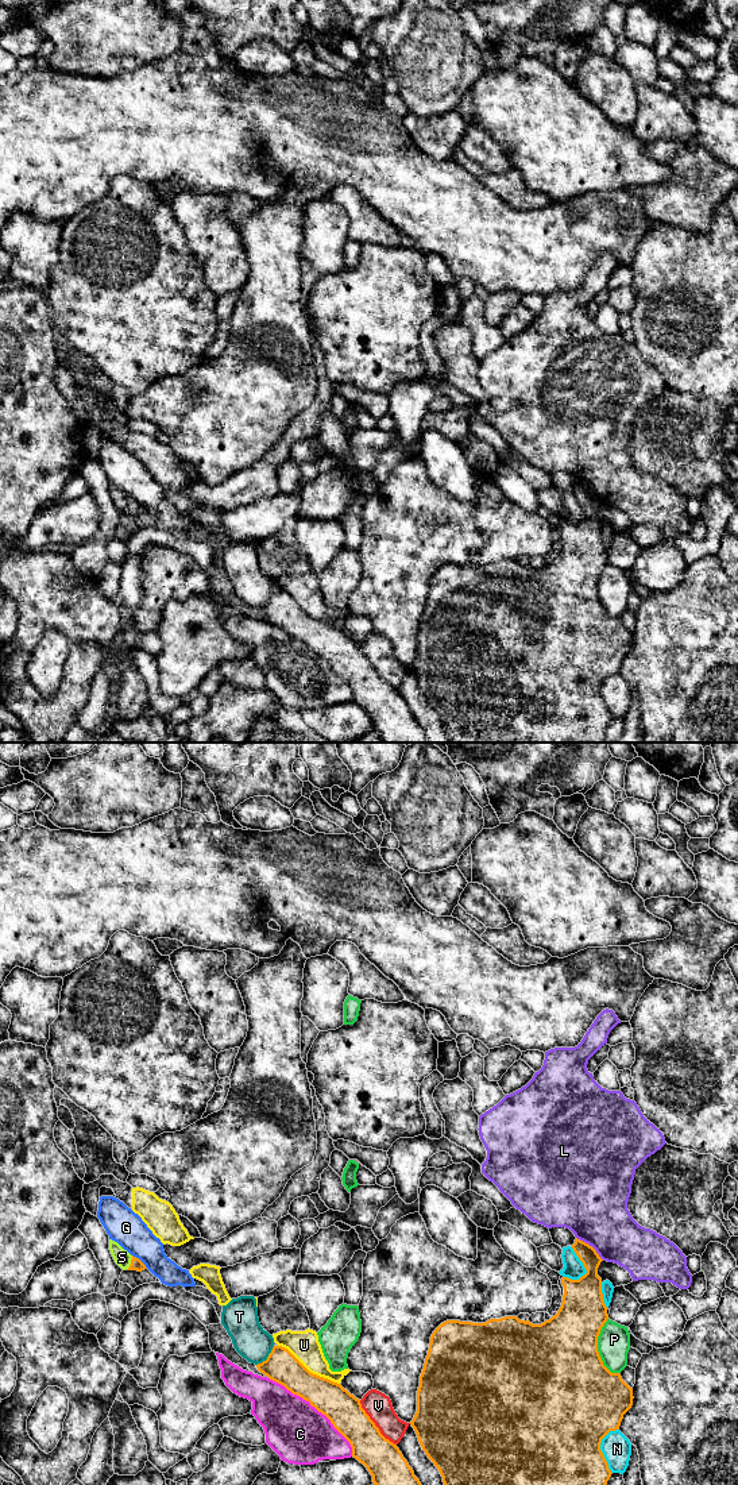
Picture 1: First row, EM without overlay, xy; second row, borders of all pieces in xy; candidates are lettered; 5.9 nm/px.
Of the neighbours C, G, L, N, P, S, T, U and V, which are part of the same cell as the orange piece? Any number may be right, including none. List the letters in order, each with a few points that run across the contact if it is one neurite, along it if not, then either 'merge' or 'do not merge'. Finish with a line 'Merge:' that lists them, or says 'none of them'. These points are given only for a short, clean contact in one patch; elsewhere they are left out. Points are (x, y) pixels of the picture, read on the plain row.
C: do not merge
G: do not merge
L: do not merge
N: do not merge
P: do not merge
S: xy (136, 508), (131, 506), (122, 501) | merge
T: do not merge
U: do not merge
V: do not merge
Merge: S

